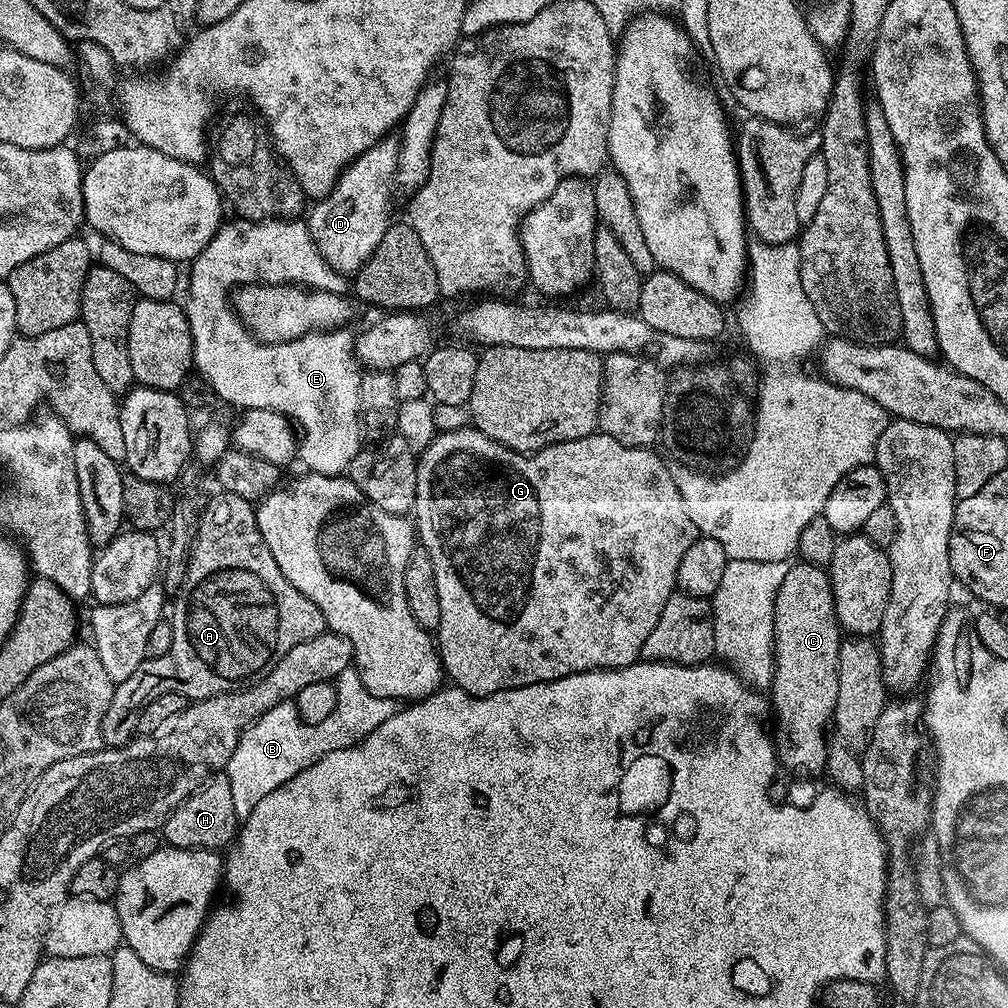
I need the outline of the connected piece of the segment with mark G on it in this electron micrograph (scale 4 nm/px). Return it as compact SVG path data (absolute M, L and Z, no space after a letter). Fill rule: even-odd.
M474 426L439 433L432 437L430 443L423 445L416 461L414 532L419 543L430 554L430 562L434 562L438 606L442 606L438 651L447 679L455 687L472 696L489 696L502 690L557 680L579 672L619 670L641 659L640 651L642 646L646 646L646 638L650 638L650 630L654 630L654 626L658 626L658 618L662 618L662 606L666 606L668 599L677 591L678 562L698 539L694 522L690 522L690 514L686 514L686 506L682 506L682 494L678 494L674 478L670 478L665 457L659 451L652 451L656 450L626 446L597 430L586 438L558 442L525 454L494 442L494 438L482 434Z

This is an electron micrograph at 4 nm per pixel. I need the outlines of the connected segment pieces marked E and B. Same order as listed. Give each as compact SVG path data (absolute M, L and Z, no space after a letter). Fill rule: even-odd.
M232 218L227 222L221 223L220 229L214 234L212 241L206 246L206 250L202 250L202 254L198 254L195 260L191 261L190 268L192 273L188 276L188 301L183 301L182 307L188 325L190 326L190 338L192 339L192 362L195 371L200 377L206 381L212 388L213 397L217 401L225 400L228 404L234 404L238 410L247 410L250 408L265 408L266 410L274 410L282 413L283 416L291 418L298 425L298 460L301 460L303 466L309 472L317 472L318 474L326 474L327 476L338 476L347 473L350 462L360 453L362 447L362 429L360 426L360 411L358 410L358 402L356 401L356 391L360 385L360 377L362 375L361 365L358 363L354 355L354 336L348 333L347 327L334 328L327 332L307 332L302 338L294 338L288 342L281 344L262 344L259 343L255 336L249 332L248 327L243 324L240 317L237 316L233 301L230 297L234 290L239 289L246 284L294 284L301 288L309 290L323 290L326 292L343 293L346 284L345 277L341 276L322 258L322 254L318 250L314 238L310 234L307 223L303 219L293 218L290 220L241 220Z
M355 667L342 670L334 683L336 705L334 714L330 714L326 722L305 724L295 703L285 702L266 710L244 729L234 754L230 754L226 769L237 818L249 816L266 794L274 794L278 786L290 782L290 778L314 766L326 754L361 744L374 730L378 730L378 726L382 726L382 722L386 722L386 718L395 716L398 711L397 701L378 698L362 686L362 678Z

